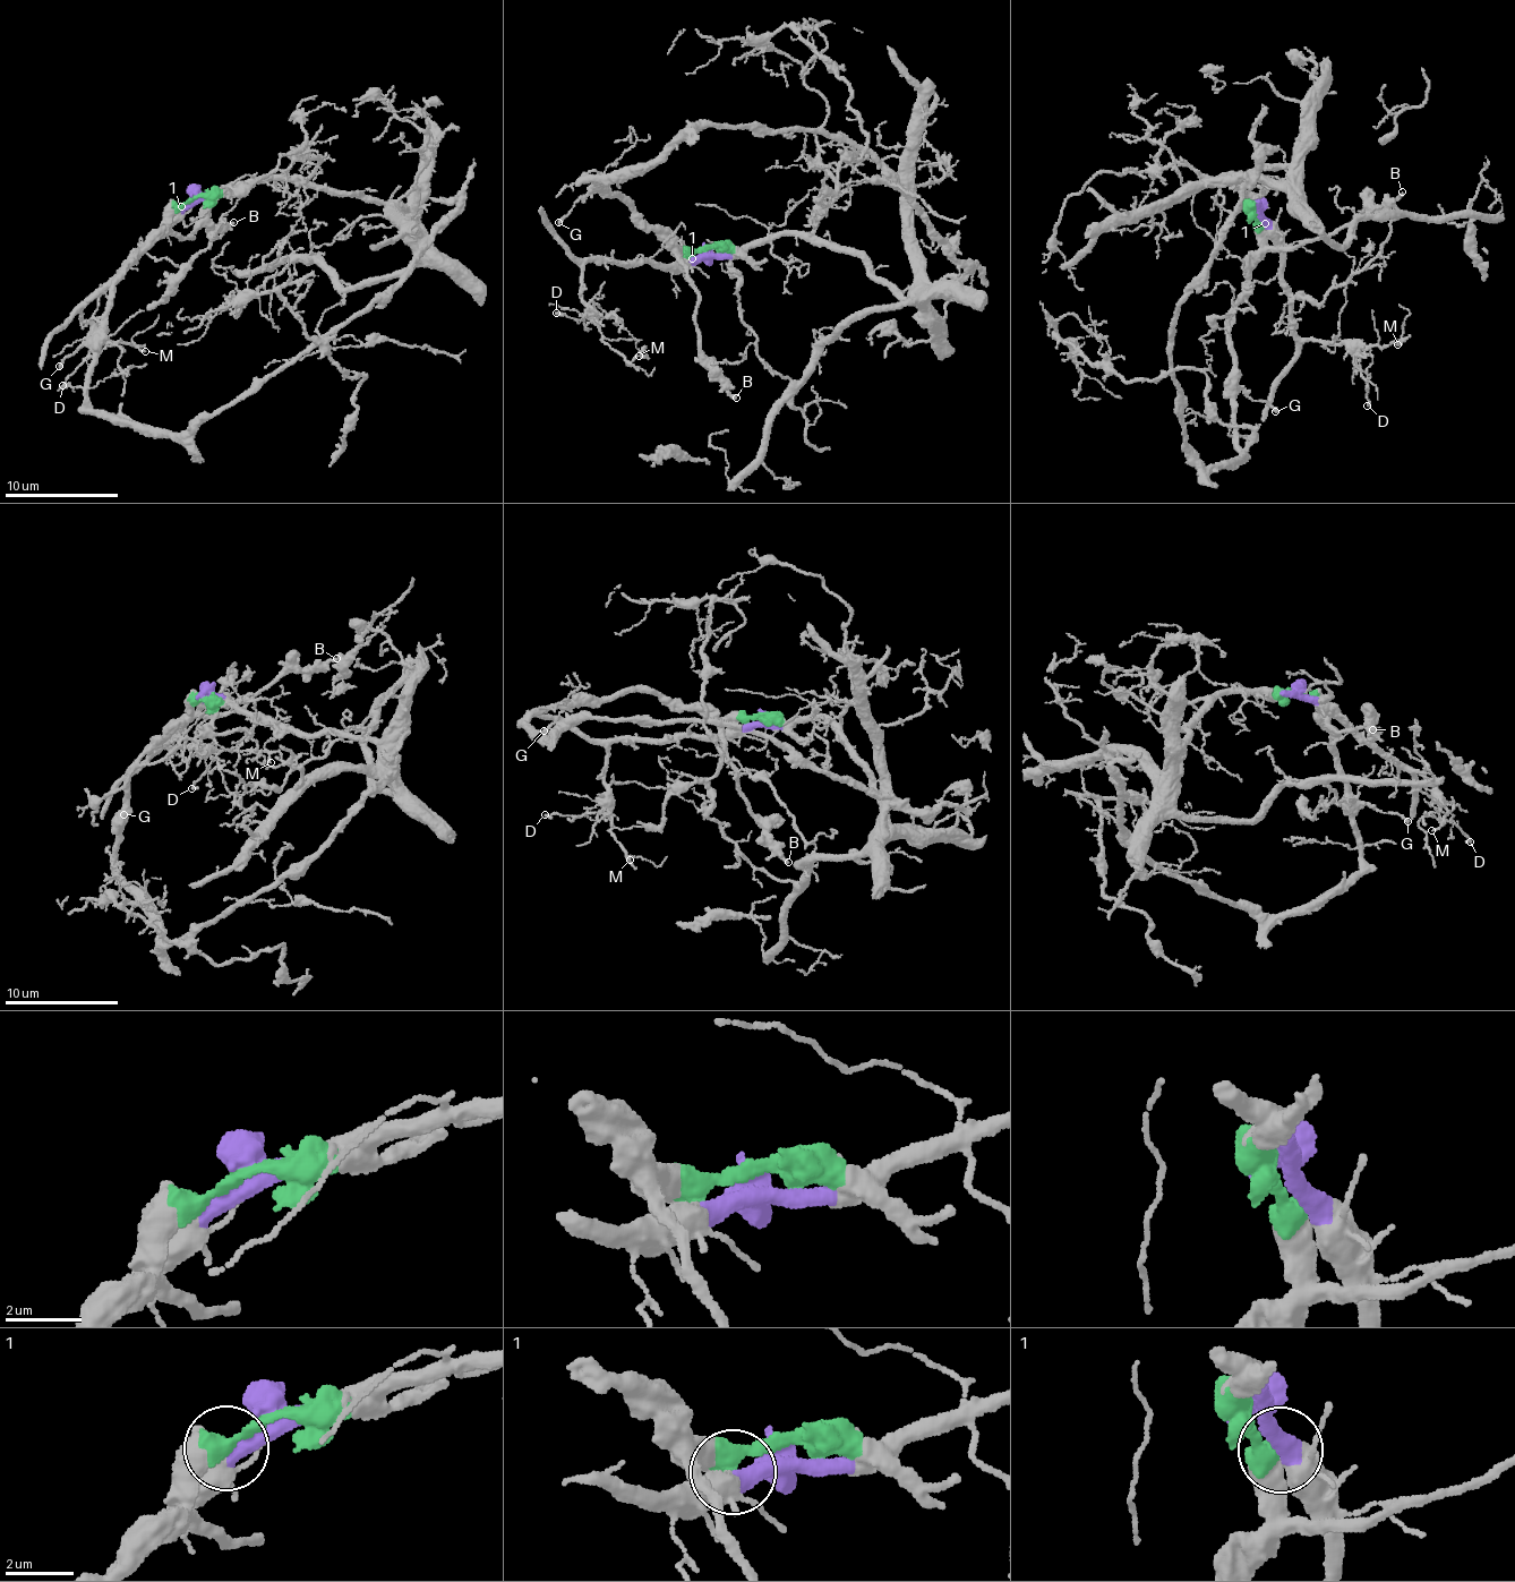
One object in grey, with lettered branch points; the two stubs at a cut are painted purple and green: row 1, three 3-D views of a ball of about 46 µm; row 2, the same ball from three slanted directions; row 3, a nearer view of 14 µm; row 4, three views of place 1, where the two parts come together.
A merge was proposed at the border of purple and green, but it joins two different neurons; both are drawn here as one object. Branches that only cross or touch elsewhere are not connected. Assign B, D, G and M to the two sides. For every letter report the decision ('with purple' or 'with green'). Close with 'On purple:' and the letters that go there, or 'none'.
B: with green
D: with purple
G: with green
M: with purple
On purple: D, M

